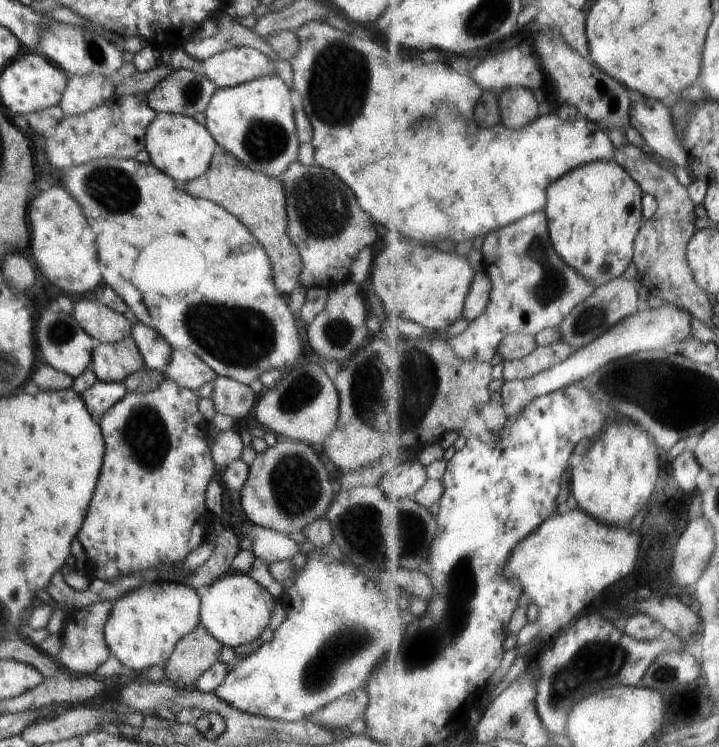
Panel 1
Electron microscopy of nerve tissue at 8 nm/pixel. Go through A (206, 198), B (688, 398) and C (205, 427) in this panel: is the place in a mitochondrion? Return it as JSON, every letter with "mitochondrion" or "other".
{"A":"other","B":"mitochondrion","C":"other"}

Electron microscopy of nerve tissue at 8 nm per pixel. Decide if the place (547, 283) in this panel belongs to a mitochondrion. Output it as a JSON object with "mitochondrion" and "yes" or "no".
{"mitochondrion":"yes"}

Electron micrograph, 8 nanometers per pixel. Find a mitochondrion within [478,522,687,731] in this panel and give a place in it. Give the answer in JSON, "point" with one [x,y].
{"point":[598,661]}

